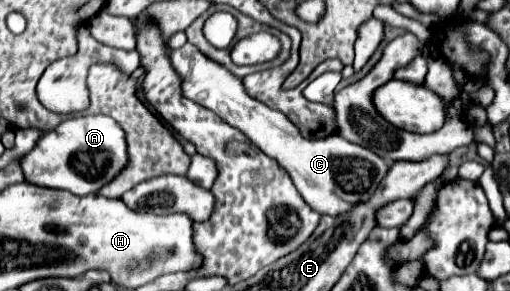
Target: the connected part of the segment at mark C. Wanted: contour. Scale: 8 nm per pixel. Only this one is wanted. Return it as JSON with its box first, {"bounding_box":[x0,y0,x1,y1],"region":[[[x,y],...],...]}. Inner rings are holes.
{"bounding_box":[171,43,387,215],"region":[[[185,43],[181,49],[171,53],[171,65],[183,79],[183,95],[211,111],[223,121],[241,129],[265,155],[273,157],[291,175],[297,191],[303,195],[307,205],[321,215],[343,215],[357,203],[373,197],[375,187],[387,173],[387,163],[373,151],[355,145],[341,135],[333,133],[323,139],[305,139],[297,127],[275,109],[251,99],[243,89],[239,77],[227,71],[223,65],[207,59],[195,45]]]}

